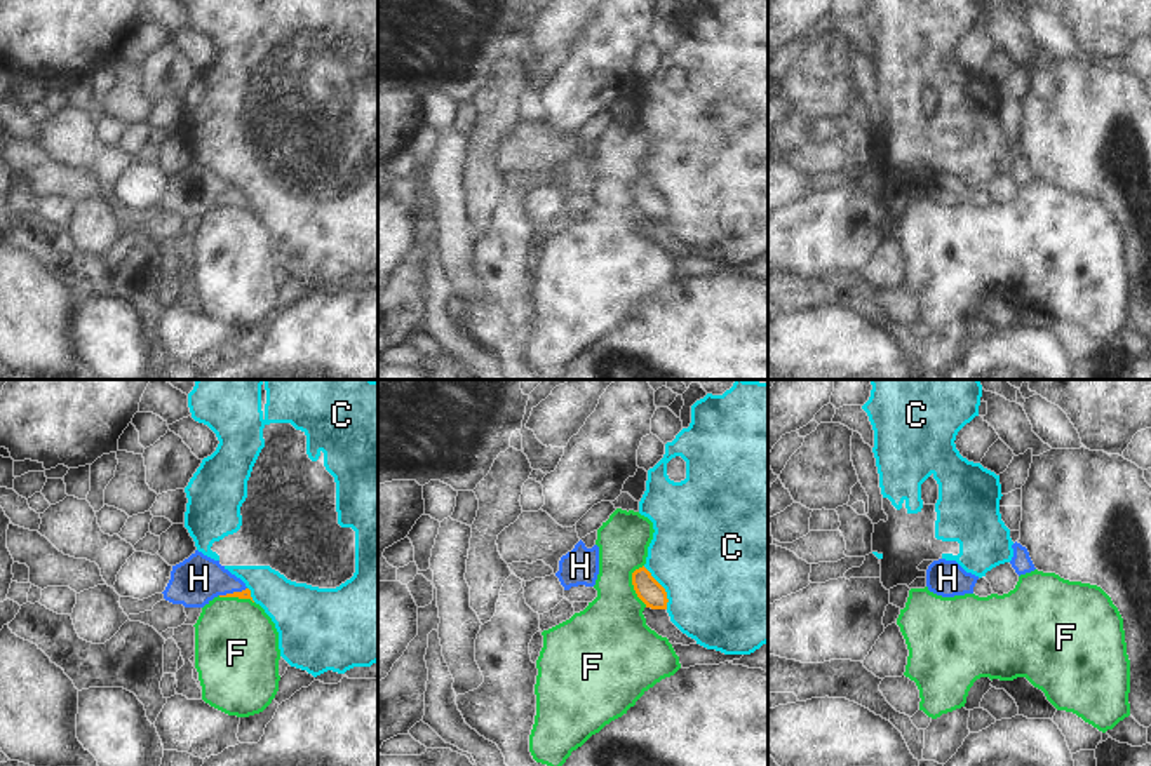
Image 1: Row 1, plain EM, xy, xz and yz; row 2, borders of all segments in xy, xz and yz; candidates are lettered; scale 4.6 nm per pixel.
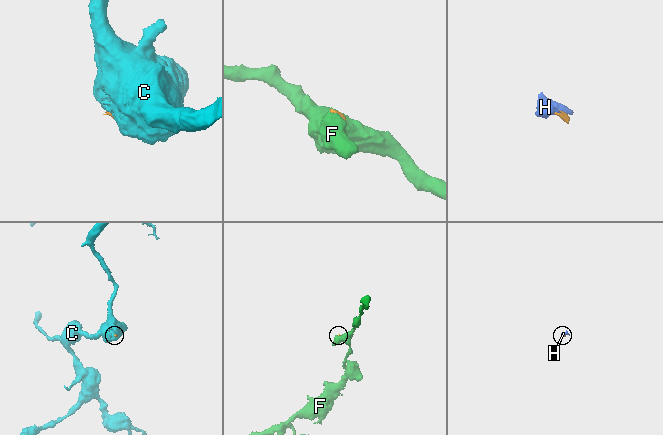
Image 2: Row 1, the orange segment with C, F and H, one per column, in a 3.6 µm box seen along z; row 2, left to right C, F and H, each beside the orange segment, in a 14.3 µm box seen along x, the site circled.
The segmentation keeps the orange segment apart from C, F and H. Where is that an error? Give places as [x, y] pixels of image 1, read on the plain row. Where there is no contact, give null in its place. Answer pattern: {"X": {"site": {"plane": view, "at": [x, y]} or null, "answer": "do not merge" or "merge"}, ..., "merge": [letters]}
{"C": {"site": {"plane": "xz", "at": [662, 197]}, "answer": "do not merge"}, "F": {"site": {"plane": "xz", "at": [632, 194]}, "answer": "do not merge"}, "H": {"site": {"plane": "xy", "at": [234, 202]}, "answer": "merge"}, "merge": ["H"]}

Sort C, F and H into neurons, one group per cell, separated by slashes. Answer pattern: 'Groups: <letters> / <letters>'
Groups: C / F / H

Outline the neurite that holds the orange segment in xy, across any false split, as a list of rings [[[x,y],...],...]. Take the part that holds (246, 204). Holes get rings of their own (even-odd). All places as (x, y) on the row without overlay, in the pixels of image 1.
[[[199,160],[172,176],[171,190],[162,204],[165,211],[185,218],[204,218],[218,205],[252,211],[251,200],[240,188]]]

